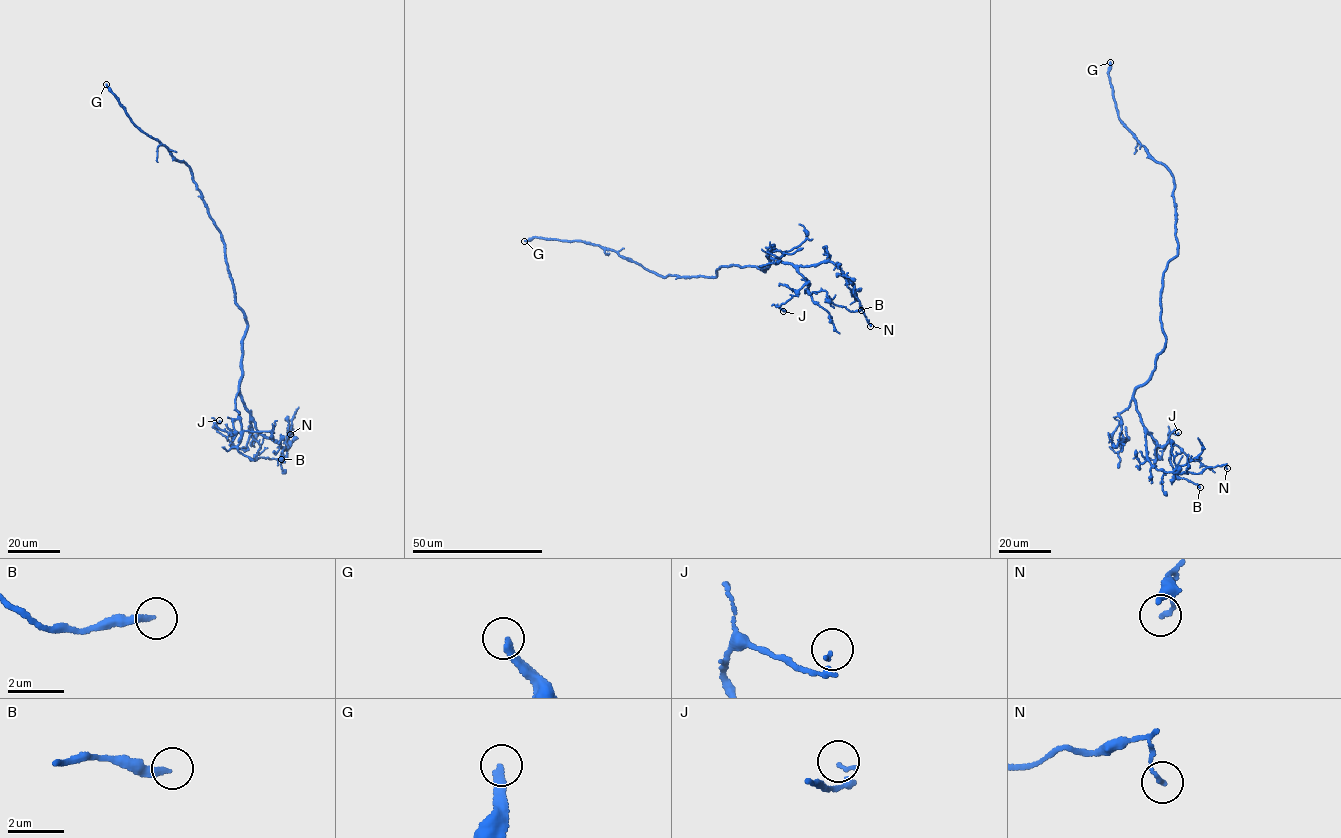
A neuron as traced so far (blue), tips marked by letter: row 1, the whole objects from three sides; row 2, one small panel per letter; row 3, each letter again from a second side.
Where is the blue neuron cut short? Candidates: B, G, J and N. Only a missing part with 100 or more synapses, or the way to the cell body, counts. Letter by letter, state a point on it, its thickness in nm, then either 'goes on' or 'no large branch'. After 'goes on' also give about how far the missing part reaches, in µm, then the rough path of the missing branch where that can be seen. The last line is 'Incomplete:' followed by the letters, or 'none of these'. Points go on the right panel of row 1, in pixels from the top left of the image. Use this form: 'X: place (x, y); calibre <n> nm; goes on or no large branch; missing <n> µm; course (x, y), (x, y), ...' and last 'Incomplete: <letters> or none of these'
B: place (1200, 487); calibre 240 nm; no large branch
G: place (1110, 62); calibre 280 nm; goes on; missing 30 µm; course (1110, 62), (1108, 55), (1098, 51), (1078, 28), (1076, 19), (1072, 19)
J: place (1178, 432); calibre 160 nm; no large branch
N: place (1227, 468); calibre 160 nm; no large branch
Incomplete: G

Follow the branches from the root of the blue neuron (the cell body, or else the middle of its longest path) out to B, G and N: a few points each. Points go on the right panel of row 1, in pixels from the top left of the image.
B: (1161, 297), (1165, 347), (1133, 400), (1144, 430), (1159, 446), (1172, 445), (1169, 460), (1177, 476), (1200, 487)
G: (1161, 297), (1163, 271), (1177, 254), (1174, 179), (1120, 120), (1108, 72), (1110, 62)
N: (1161, 297), (1165, 347), (1152, 375), (1133, 396), (1149, 461), (1157, 470), (1180, 473), (1227, 468)

